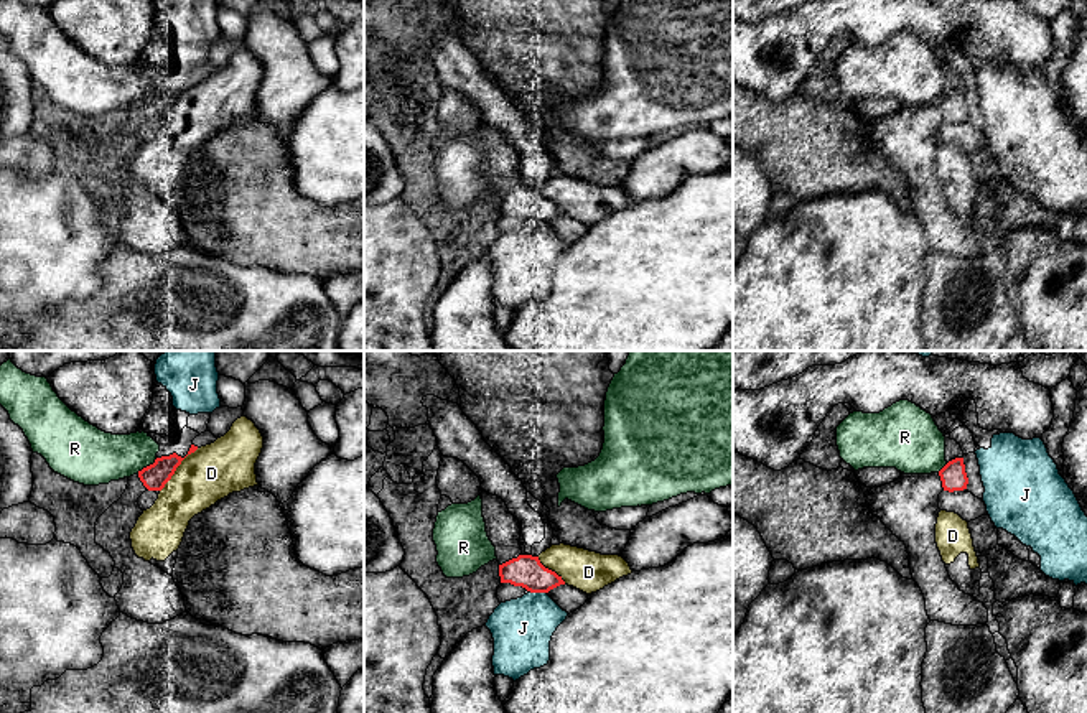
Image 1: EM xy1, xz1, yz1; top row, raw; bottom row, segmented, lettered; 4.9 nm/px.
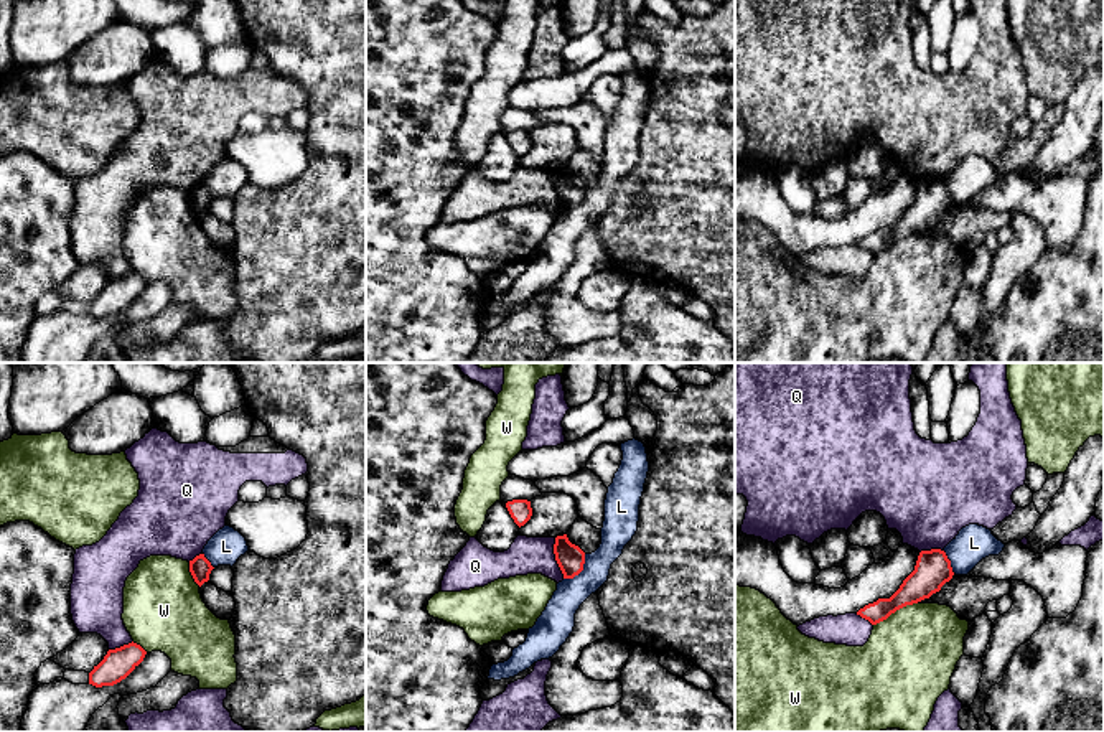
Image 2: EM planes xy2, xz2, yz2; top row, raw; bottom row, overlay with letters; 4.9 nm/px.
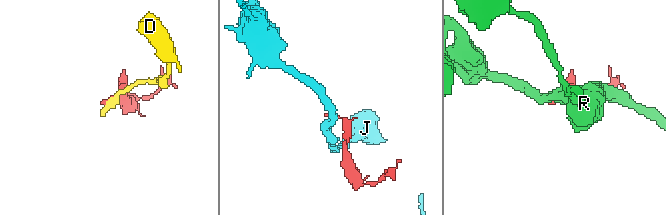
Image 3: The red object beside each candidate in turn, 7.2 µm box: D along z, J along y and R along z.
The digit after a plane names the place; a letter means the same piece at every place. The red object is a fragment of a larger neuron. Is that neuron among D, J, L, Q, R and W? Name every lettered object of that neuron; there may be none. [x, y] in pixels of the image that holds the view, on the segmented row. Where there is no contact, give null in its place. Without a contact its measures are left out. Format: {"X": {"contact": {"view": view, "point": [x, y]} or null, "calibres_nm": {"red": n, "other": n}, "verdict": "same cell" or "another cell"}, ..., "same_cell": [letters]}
{"D": {"contact": {"view": "xy1", "point": [177, 466]}, "calibres_nm": {"red": 120, "other": 280}, "verdict": "another cell"}, "J": {"contact": {"view": "xz1", "point": [537, 591]}, "calibres_nm": {"red": 160, "other": 300}, "verdict": "another cell"}, "L": {"contact": {"view": "xz2", "point": [580, 571]}, "calibres_nm": {"red": 140, "other": 160}, "verdict": "another cell"}, "Q": {"contact": {"view": "xz2", "point": [556, 558]}, "calibres_nm": {"red": 140, "other": 180}, "verdict": "another cell"}, "R": {"contact": {"view": "xy1", "point": [147, 466]}, "calibres_nm": {"red": 120, "other": 260}, "verdict": "another cell"}, "W": {"contact": {"view": "yz2", "point": [895, 610]}, "calibres_nm": {"red": 170, "other": 440}, "verdict": "another cell"}, "same_cell": []}

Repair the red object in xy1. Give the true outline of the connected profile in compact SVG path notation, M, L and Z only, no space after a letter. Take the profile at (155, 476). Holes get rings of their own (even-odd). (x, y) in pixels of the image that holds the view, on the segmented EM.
M176 453L161 456L130 476L122 497L96 522L96 543L124 573L124 585L115 594L120 613L148 624L163 624L188 611L173 576L135 555L130 532L143 514L138 497L145 491L161 491L183 459Z

